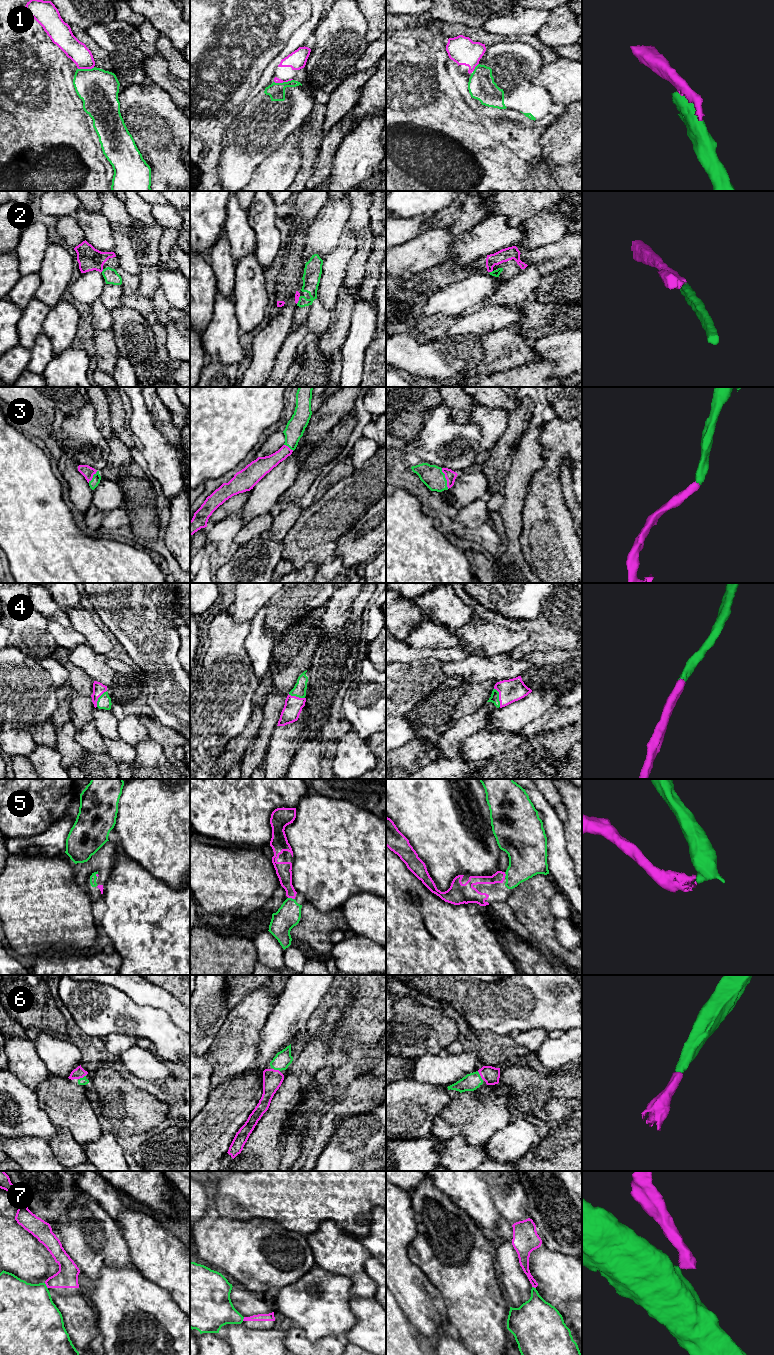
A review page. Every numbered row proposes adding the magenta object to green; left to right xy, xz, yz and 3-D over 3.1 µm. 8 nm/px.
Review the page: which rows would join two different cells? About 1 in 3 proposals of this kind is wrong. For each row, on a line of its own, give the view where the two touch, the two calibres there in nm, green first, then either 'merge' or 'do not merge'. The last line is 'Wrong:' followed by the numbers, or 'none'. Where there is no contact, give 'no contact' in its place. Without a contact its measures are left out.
1: xy | 320/160 nm | do not merge
2: xy | 120/190 nm | merge
3: yz | 180/90 nm | merge
4: yz | 70/180 nm | merge
5: xz | 190/130 nm | merge
6: xy | 60/90 nm | merge
7: xy | 440/180 nm | do not merge
Wrong: 1, 7

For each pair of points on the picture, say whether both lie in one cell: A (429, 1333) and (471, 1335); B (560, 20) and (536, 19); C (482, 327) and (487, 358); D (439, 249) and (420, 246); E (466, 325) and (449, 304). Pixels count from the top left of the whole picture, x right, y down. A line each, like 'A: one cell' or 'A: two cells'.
A: two cells
B: two cells
C: two cells
D: one cell
E: two cells

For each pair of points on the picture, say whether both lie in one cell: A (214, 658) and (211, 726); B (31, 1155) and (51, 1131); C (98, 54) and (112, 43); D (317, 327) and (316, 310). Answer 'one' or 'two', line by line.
A: one
B: two
C: two
D: one

